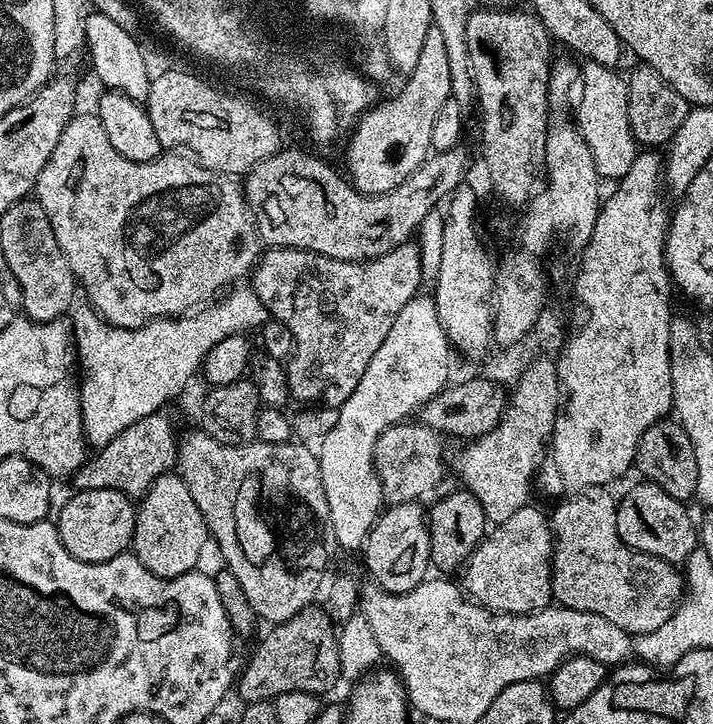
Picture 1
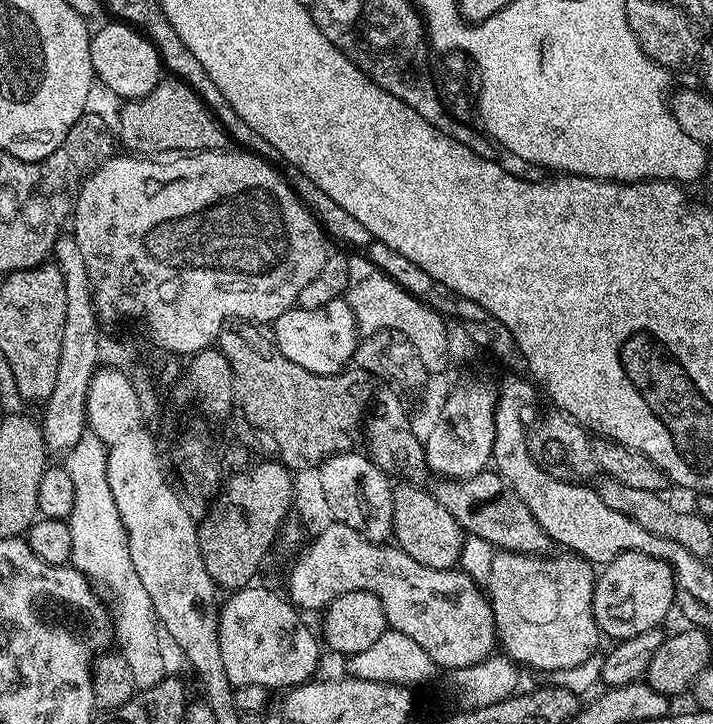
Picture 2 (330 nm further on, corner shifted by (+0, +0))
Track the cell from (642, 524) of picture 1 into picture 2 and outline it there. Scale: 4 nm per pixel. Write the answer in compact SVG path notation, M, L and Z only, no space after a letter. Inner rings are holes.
M620 552L618 558L599 569L592 586L592 613L601 633L607 639L609 636L612 642L661 627L668 611L673 611L675 602L676 583L672 568L650 554Z

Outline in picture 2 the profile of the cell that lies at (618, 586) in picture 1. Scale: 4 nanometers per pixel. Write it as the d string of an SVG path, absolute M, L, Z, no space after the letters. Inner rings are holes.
M500 550L493 555L490 574L486 578L486 595L492 606L496 639L503 655L517 665L525 664L540 672L568 672L571 668L586 663L592 656L592 647L602 640L601 630L592 613L593 565L583 556L560 555L564 556L527 556L525 552Z

